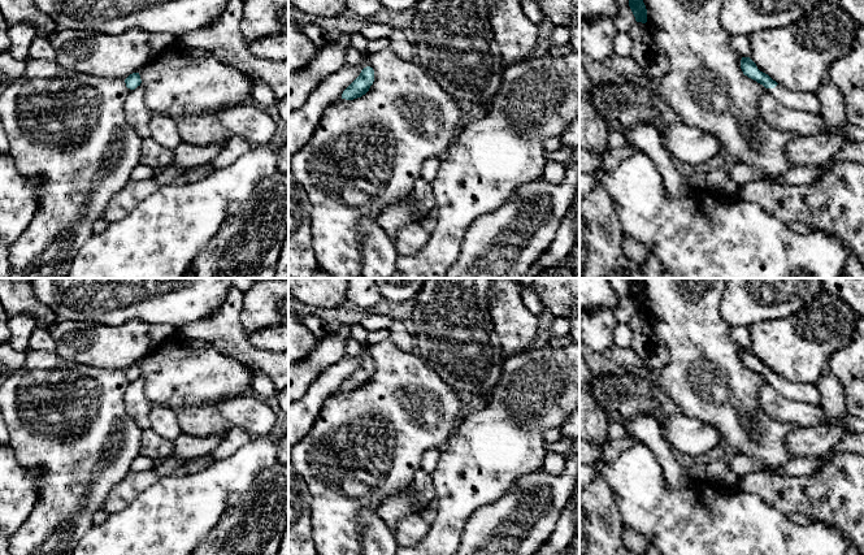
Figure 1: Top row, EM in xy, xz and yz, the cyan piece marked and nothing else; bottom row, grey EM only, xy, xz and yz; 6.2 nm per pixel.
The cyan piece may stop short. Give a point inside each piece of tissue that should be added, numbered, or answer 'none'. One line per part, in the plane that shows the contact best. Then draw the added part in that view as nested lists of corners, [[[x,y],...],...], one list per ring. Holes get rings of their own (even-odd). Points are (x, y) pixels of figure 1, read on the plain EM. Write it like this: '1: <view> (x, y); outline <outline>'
1: yz (797, 391); outline [[[781,376],[767,382],[776,389],[781,395],[793,400],[817,406],[820,402],[820,393],[816,383],[791,382]]]

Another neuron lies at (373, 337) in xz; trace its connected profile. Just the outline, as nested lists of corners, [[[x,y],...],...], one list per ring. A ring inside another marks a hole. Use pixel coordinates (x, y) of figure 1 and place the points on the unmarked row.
[[[387,329],[373,330],[368,333],[366,346],[375,344],[386,339],[390,339],[390,331]]]

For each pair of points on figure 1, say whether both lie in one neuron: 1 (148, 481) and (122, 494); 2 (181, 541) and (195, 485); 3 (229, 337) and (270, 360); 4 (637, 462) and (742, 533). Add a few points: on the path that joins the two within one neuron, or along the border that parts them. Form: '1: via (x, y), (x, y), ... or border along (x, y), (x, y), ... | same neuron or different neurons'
1: via (142, 481), (135, 482), (129, 489) | same neuron
2: via (181, 527), (181, 512), (194, 499) | same neuron
3: via (239, 347), (255, 360), (260, 360) | same neuron
4: via (658, 490), (695, 528), (703, 533), (713, 533) | same neuron

